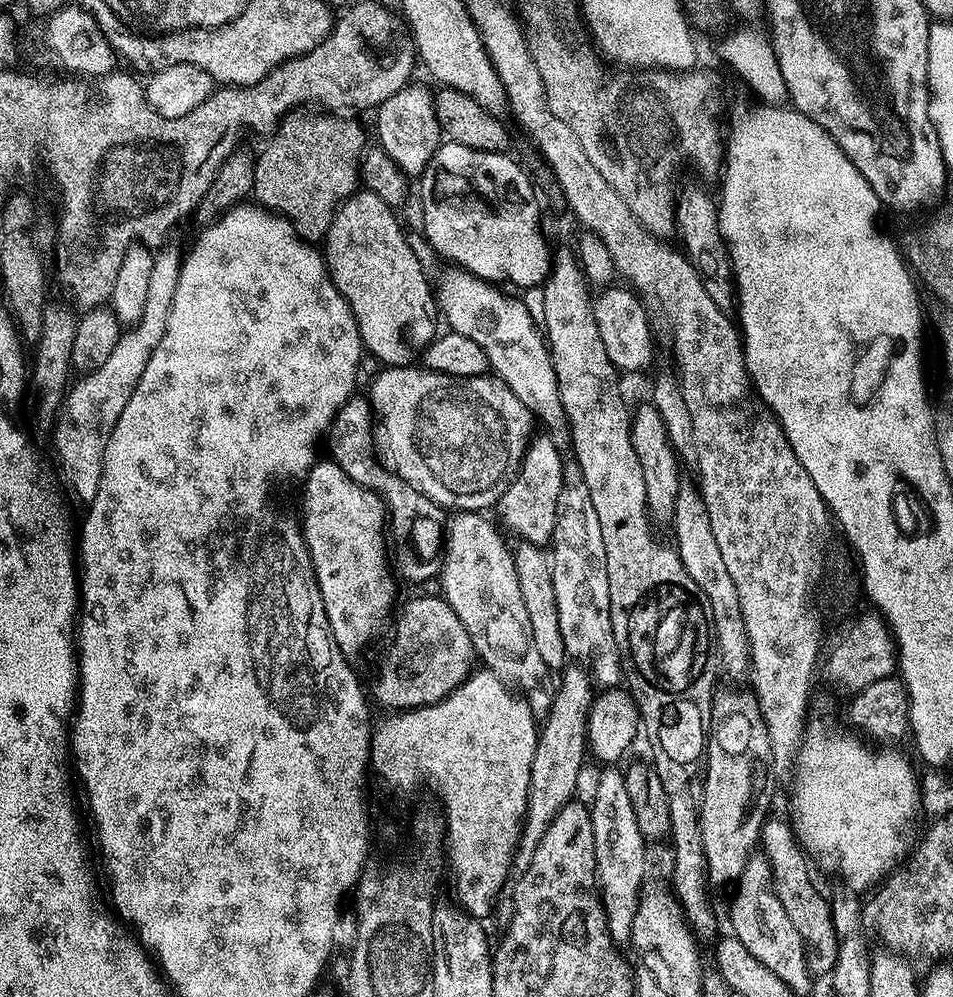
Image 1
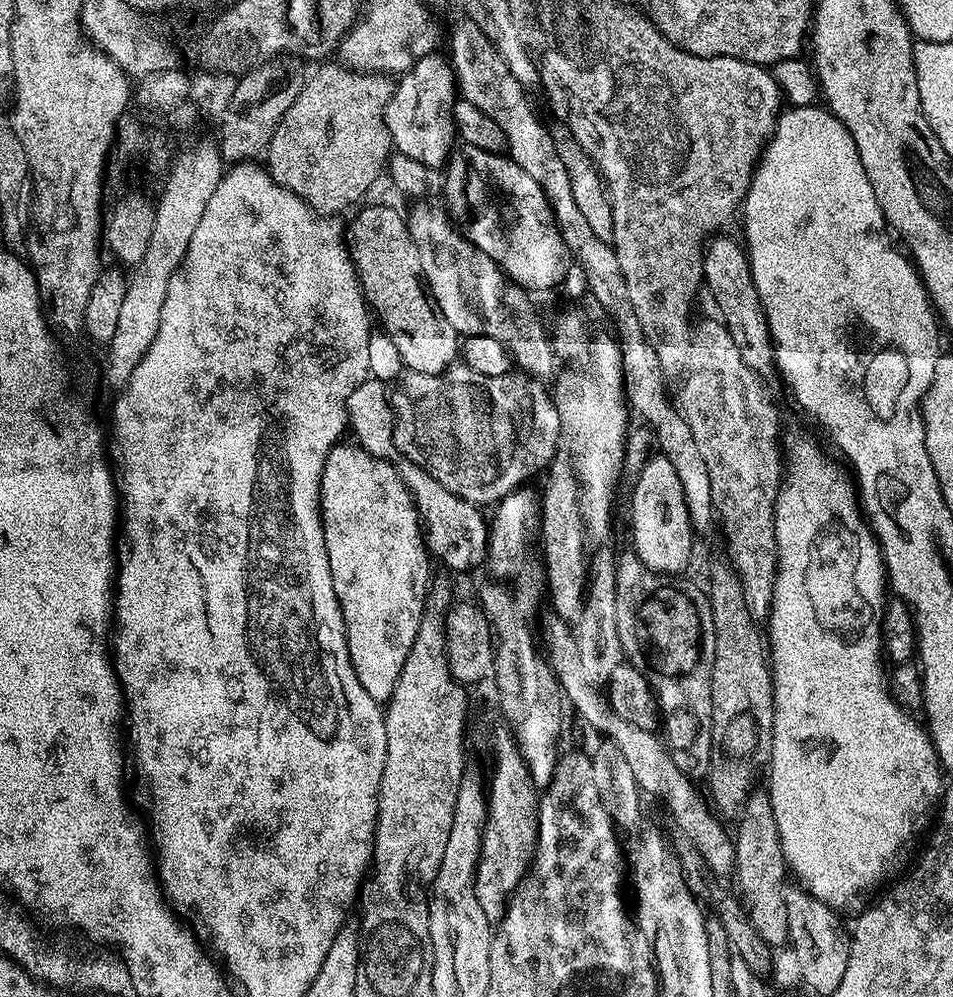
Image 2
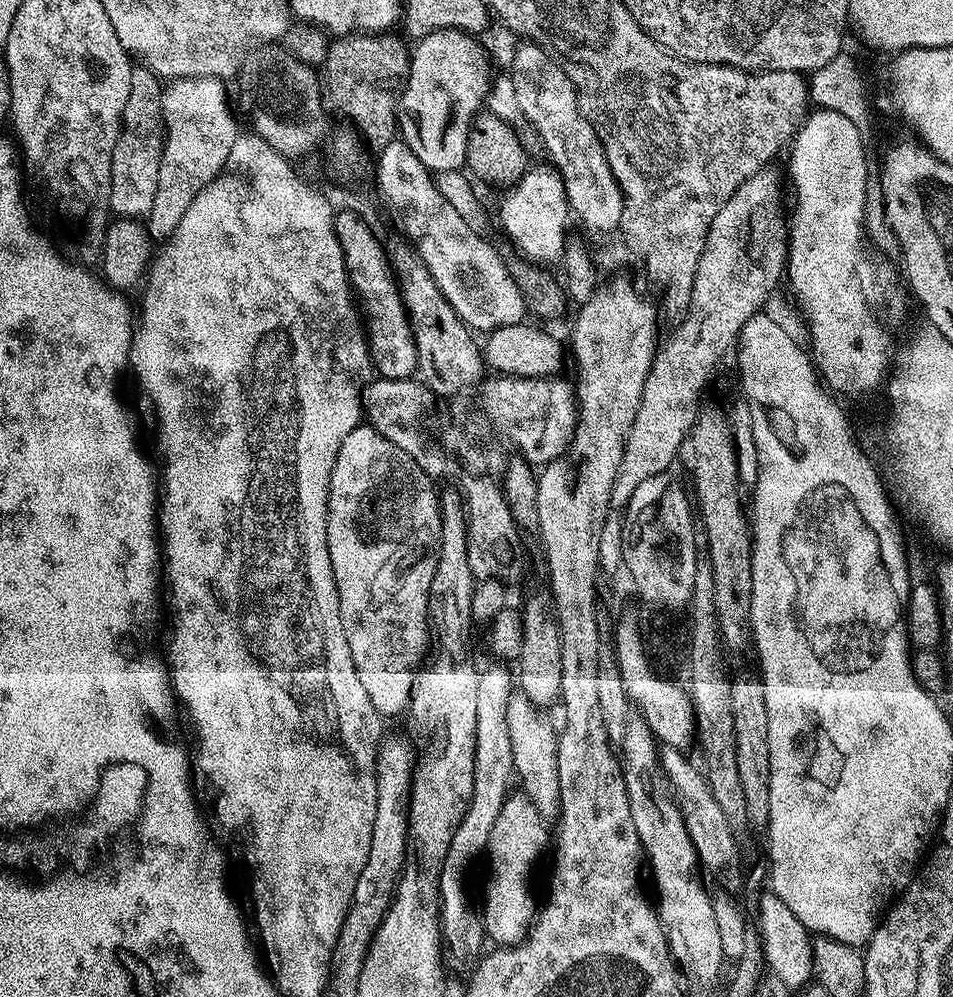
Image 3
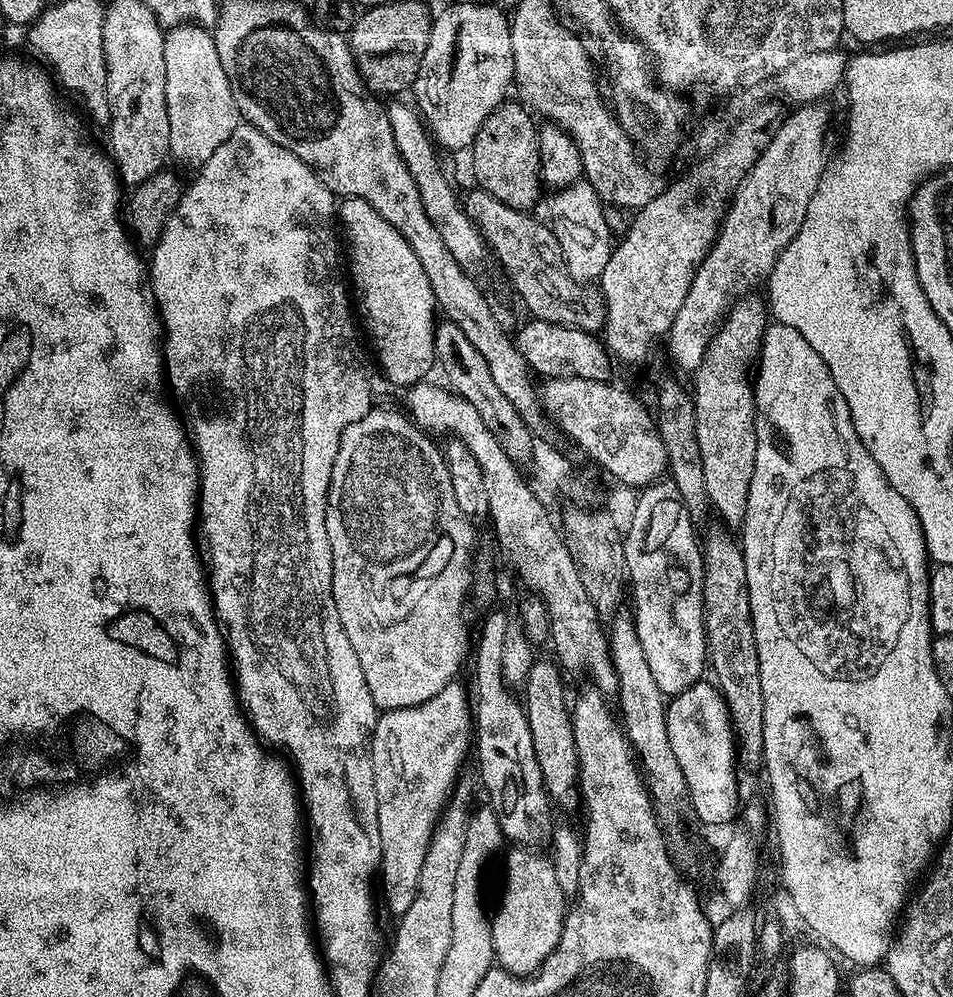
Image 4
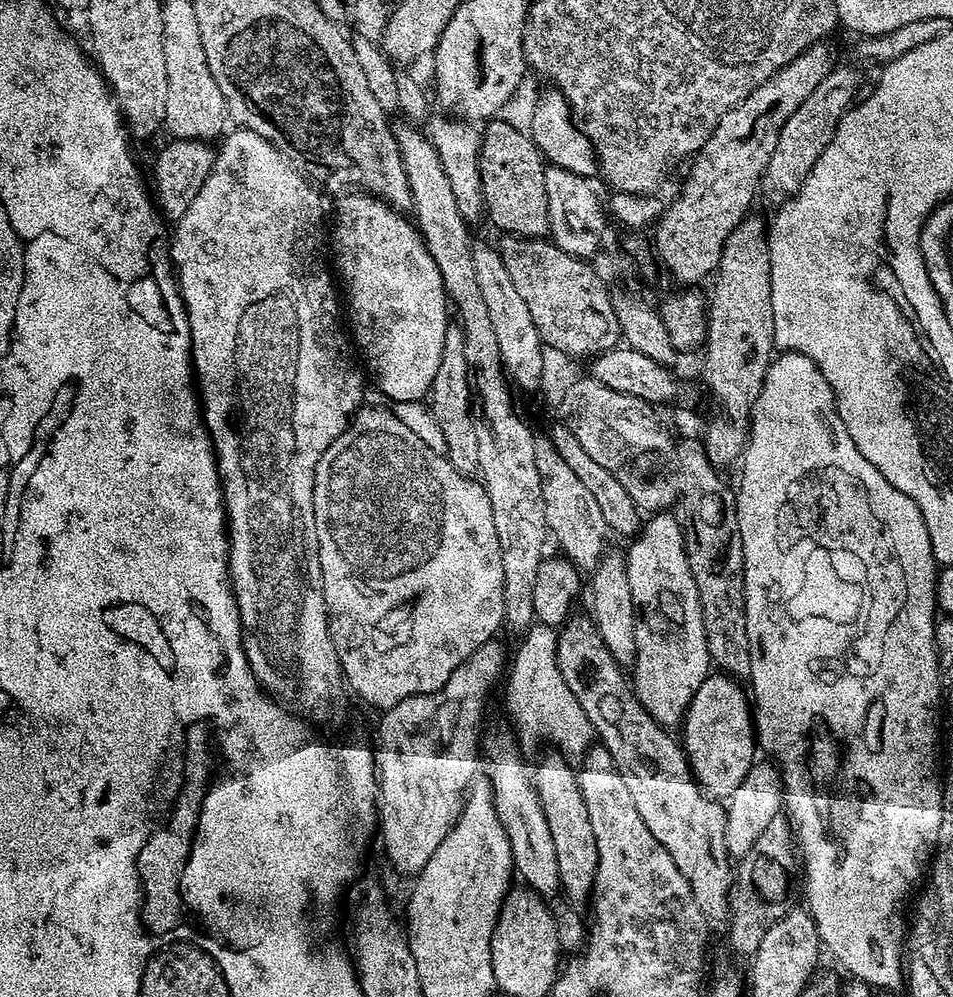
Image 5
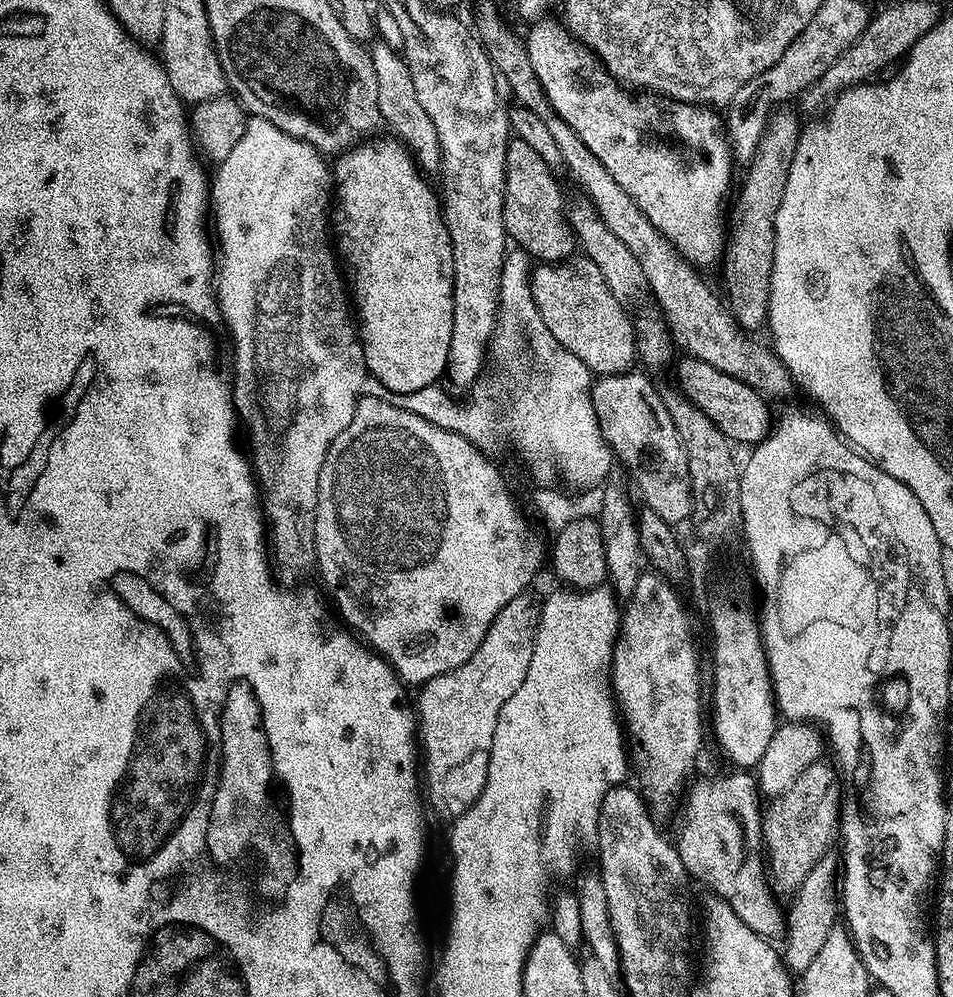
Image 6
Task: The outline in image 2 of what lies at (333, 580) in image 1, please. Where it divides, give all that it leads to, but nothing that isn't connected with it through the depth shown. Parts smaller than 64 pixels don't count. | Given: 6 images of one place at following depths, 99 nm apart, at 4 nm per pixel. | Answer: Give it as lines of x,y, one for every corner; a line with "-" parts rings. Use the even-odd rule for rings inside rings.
341,442
329,450
322,470
320,521
324,527
330,578
334,578
334,594
342,610
354,674
358,674
358,682
362,682
362,690
366,690
370,698
387,702
414,646
420,620
424,617
424,602
430,591
430,553
424,542
416,504
393,461
374,458
355,443

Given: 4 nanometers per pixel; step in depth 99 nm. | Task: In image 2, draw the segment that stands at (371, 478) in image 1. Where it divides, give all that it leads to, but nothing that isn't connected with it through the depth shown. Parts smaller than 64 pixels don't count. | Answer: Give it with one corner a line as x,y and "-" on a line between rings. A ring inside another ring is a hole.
375,378
364,380
358,386
358,390
350,394
348,428
356,435
355,443
374,458
395,463
402,482
410,490
412,500
416,504
425,545
435,559
437,556
442,563
456,572
466,571
471,564
483,565
488,554
489,521
480,513
483,511
477,505
450,494
450,490
444,489
426,470
420,469
418,465
412,464
407,457
401,455
395,444
395,414
392,412
389,395
389,385

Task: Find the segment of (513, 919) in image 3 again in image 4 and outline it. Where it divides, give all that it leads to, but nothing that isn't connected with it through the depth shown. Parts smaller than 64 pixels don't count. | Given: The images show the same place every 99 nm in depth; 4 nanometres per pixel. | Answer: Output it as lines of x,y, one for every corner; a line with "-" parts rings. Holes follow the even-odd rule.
519,846
513,847
511,851
512,853
504,860
504,889
500,892
496,913
492,912
490,916
490,952
495,963
505,972
523,978
539,970
549,954
556,949
564,925
566,904
559,892
554,870
547,855
539,856
539,851
525,850

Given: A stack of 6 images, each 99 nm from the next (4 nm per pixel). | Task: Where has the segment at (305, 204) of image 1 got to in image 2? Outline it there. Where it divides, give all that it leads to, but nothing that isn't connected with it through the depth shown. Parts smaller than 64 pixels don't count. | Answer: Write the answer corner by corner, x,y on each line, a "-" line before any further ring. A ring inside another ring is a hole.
324,62
316,73
304,81
298,98
284,111
268,143
266,167
269,174
286,190
306,202
321,216
335,217
351,204
359,205
372,183
385,171
394,152
390,130
386,130
386,106
392,97
394,80
391,75
378,72
353,72
339,63

